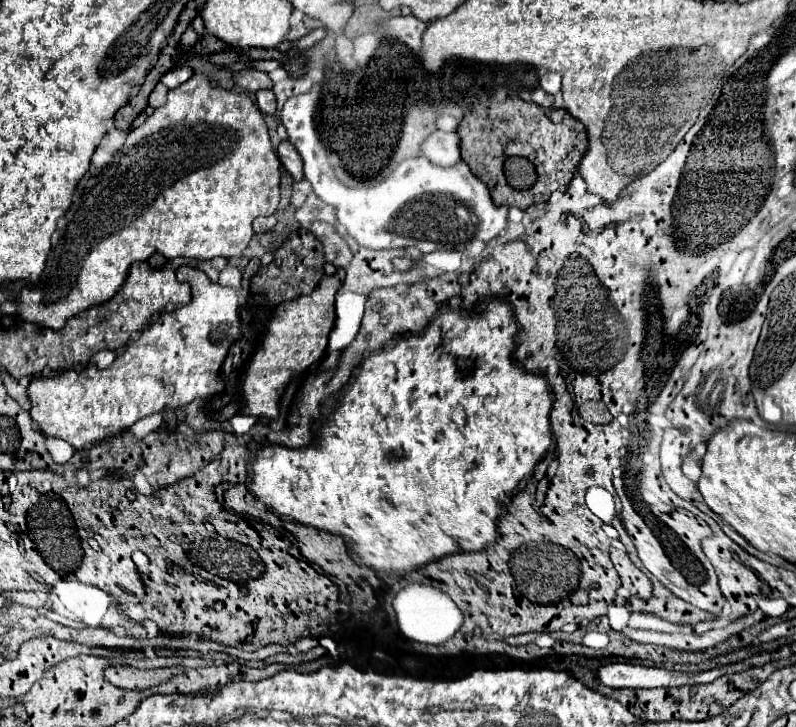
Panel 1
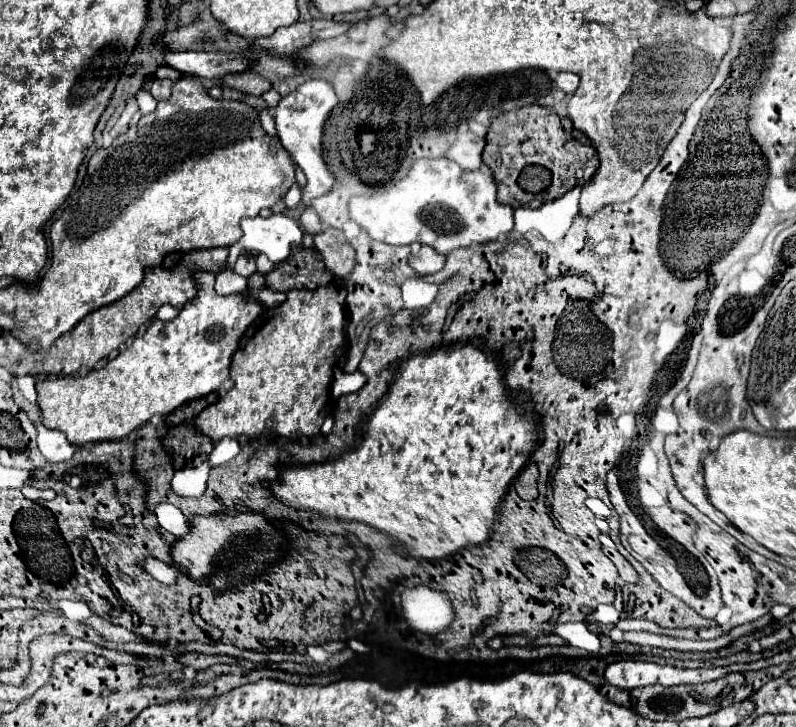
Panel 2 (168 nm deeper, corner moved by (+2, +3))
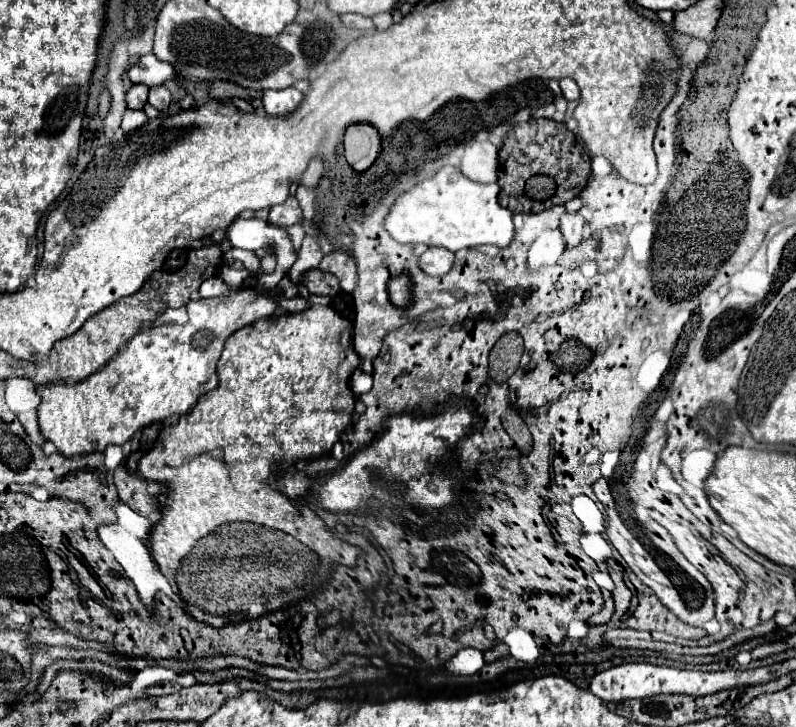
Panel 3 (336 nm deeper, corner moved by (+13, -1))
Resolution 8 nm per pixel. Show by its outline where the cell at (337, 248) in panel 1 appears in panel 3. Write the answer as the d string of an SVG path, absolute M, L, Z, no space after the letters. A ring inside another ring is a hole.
M334 251L330 255L324 255L324 259L320 261L320 269L336 275L346 293L352 293L356 289L356 281L358 281L356 265L354 265L354 259L348 257L346 253Z

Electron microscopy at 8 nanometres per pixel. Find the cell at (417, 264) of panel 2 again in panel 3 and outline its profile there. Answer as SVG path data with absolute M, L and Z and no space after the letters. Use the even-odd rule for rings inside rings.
M430 247L426 253L422 253L420 267L424 273L428 273L432 277L440 277L452 269L454 261L456 261L456 257L452 251L442 249L442 247Z

